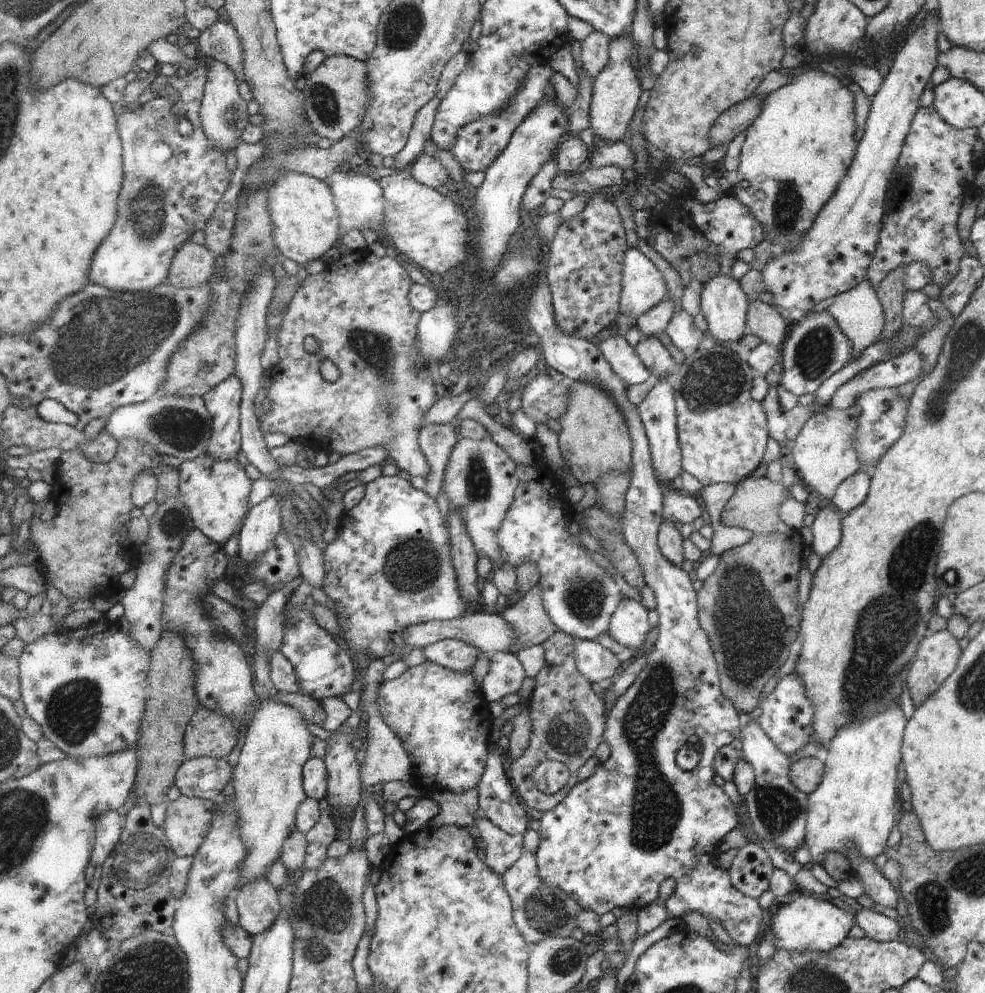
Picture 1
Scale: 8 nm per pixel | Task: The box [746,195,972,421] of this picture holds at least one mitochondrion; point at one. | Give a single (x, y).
(814, 352)

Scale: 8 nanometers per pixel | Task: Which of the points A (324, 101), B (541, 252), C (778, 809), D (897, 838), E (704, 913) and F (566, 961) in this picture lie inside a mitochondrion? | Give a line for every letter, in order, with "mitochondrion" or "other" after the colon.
A: mitochondrion
B: other
C: mitochondrion
D: other
E: other
F: mitochondrion

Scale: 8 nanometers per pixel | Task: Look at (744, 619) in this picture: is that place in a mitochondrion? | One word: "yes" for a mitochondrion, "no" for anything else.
yes

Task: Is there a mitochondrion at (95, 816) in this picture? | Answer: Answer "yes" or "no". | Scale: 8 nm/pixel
no

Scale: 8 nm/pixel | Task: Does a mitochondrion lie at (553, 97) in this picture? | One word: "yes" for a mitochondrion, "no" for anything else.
no

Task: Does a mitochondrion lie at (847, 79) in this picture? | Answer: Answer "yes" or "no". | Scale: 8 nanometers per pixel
no

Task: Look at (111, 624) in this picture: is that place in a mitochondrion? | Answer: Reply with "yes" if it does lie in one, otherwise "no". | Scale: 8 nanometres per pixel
no

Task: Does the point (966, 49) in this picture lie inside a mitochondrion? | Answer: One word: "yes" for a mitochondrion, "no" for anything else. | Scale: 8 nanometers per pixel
no

